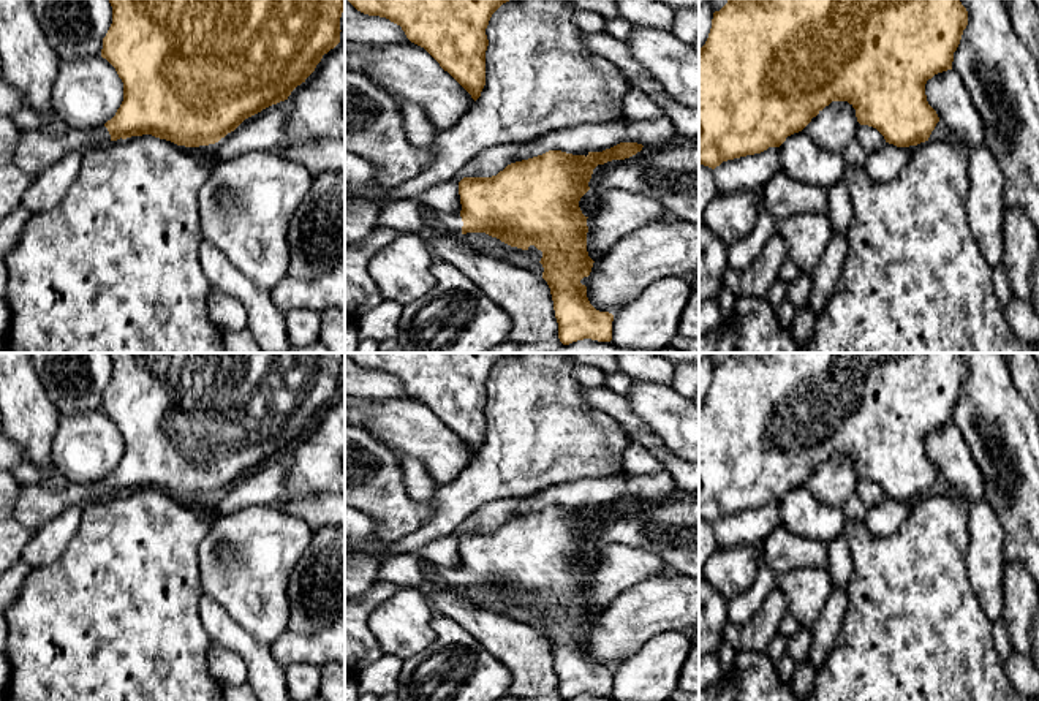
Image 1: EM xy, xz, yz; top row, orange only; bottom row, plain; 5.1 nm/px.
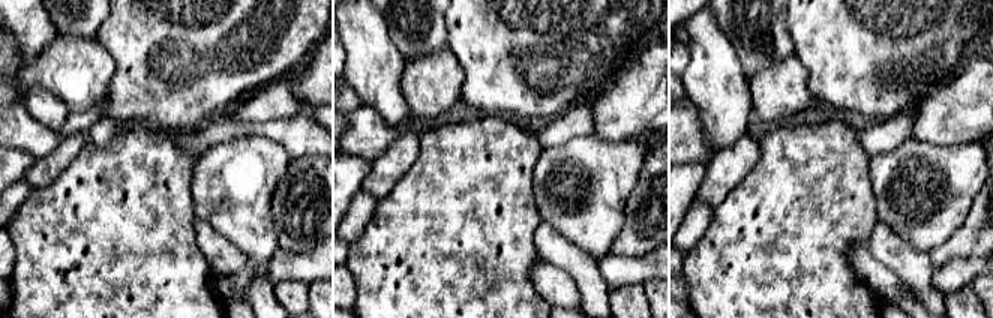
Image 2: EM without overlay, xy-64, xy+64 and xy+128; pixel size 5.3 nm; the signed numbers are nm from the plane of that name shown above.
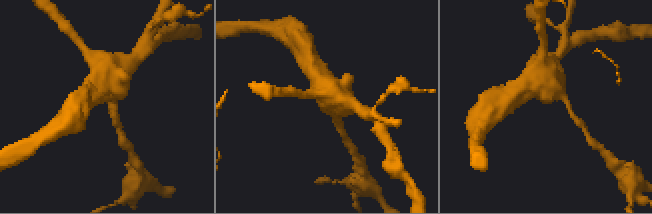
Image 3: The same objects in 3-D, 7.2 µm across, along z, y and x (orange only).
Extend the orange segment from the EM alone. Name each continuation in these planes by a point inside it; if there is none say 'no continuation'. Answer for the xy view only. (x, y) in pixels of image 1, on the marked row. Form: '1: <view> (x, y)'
1: xy (35, 152)

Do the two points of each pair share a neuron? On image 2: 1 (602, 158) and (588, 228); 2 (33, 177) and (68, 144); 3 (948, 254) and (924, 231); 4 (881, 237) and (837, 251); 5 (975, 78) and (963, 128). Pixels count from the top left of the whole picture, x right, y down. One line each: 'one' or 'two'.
1: one
2: one
3: two
4: two
5: one

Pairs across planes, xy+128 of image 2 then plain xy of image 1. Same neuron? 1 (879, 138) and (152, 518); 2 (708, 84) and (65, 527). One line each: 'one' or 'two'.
1: two
2: two

